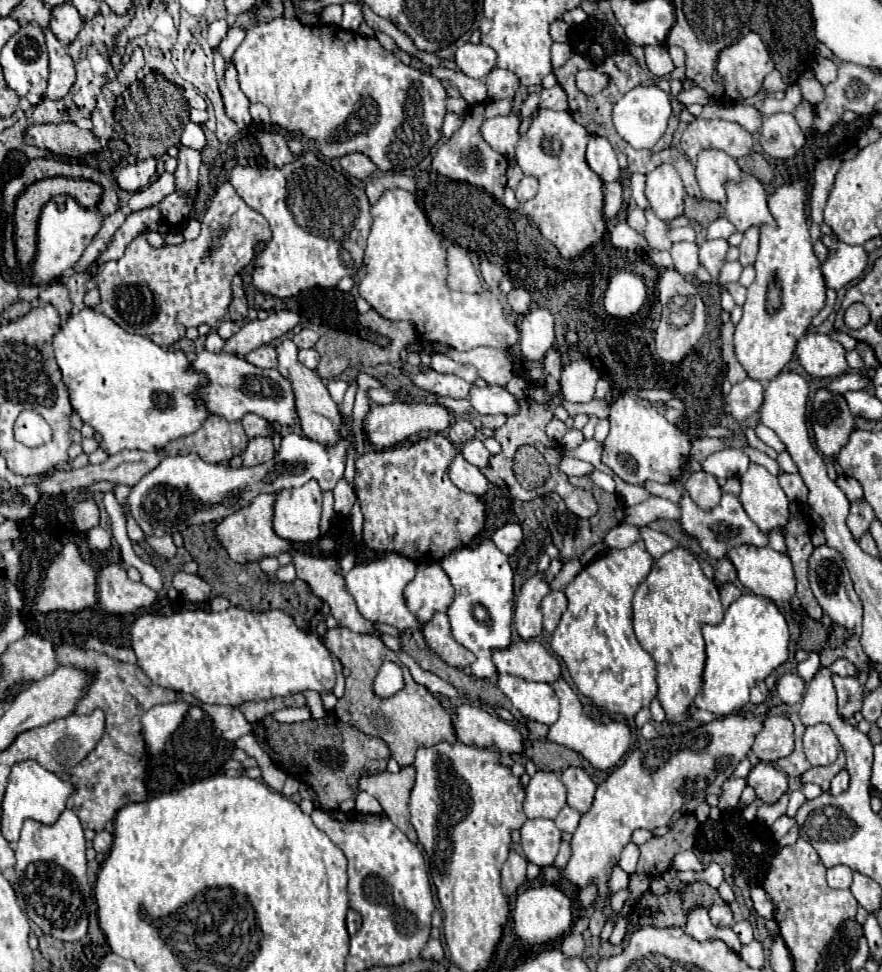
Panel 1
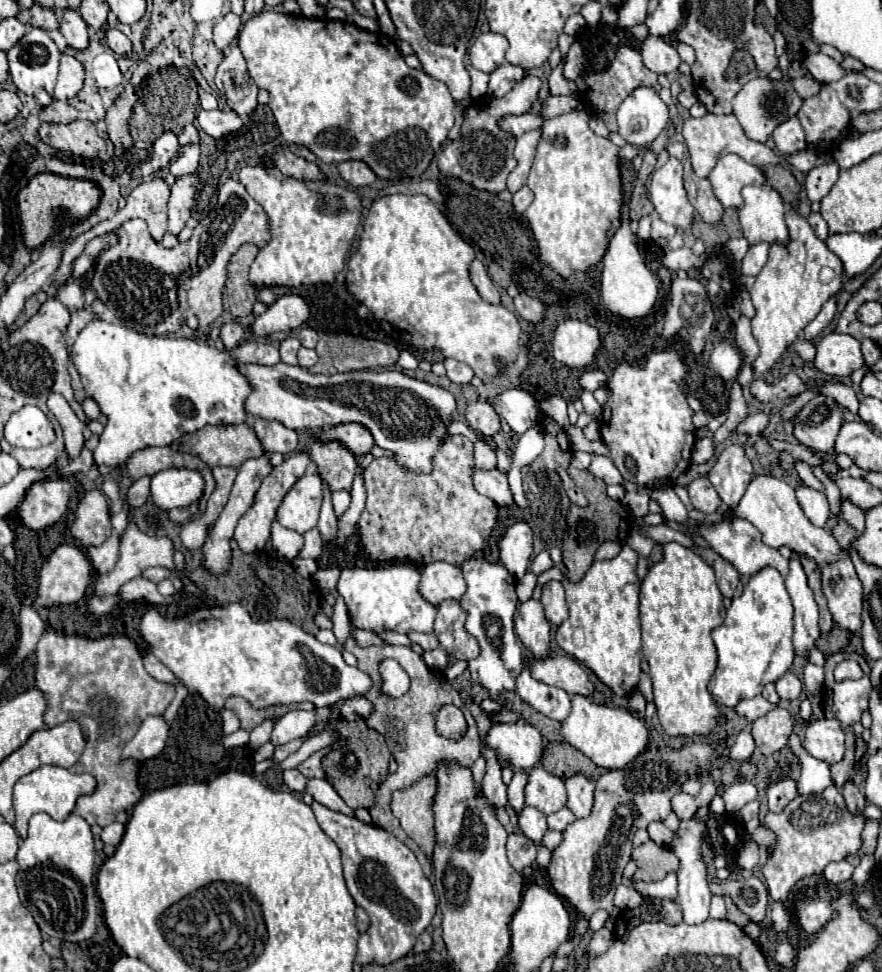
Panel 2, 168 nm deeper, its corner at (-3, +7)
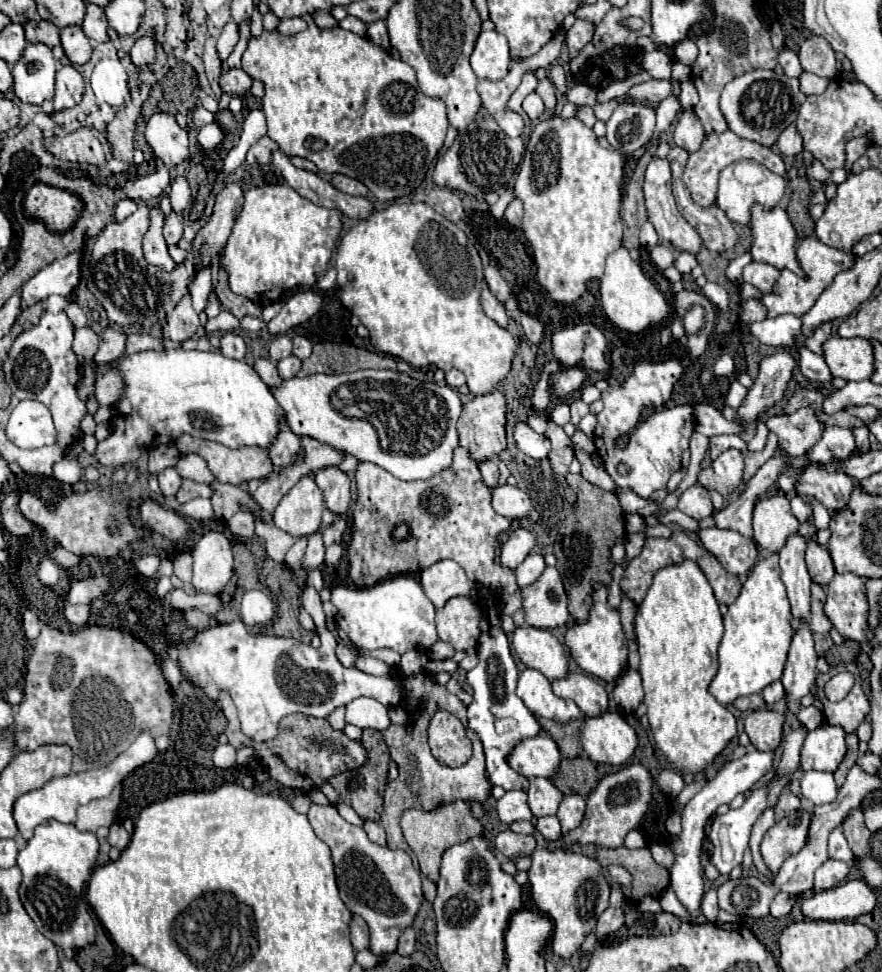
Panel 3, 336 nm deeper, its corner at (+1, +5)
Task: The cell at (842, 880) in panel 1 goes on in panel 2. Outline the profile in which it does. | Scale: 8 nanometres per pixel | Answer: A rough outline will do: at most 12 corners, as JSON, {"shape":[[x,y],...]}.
{"shape":[[845,859],[829,863],[823,877],[829,883],[851,879],[853,865]]}

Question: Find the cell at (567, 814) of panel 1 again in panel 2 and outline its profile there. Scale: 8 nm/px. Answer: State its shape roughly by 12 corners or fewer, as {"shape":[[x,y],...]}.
{"shape":[[567,807],[547,815],[549,829],[563,831],[575,815]]}

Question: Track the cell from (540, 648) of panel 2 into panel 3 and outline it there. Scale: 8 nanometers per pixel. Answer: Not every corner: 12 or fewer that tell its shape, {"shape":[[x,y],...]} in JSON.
{"shape":[[517,627],[511,645],[547,679],[567,675],[565,649],[551,631]]}

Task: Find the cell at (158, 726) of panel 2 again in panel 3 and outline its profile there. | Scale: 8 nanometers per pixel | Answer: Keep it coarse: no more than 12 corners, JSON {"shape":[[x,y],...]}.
{"shape":[[143,731],[113,763],[49,779],[15,801],[21,837],[49,819],[75,823],[75,809],[107,797],[153,761]]}

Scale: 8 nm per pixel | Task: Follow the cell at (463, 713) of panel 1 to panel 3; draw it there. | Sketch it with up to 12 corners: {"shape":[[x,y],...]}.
{"shape":[[547,733],[519,741],[509,767],[525,777],[551,777],[559,747]]}

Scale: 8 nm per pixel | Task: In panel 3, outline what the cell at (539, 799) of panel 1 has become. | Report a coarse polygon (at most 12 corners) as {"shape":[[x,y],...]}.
{"shape":[[531,779],[527,795],[535,817],[555,815],[563,793],[549,779]]}

